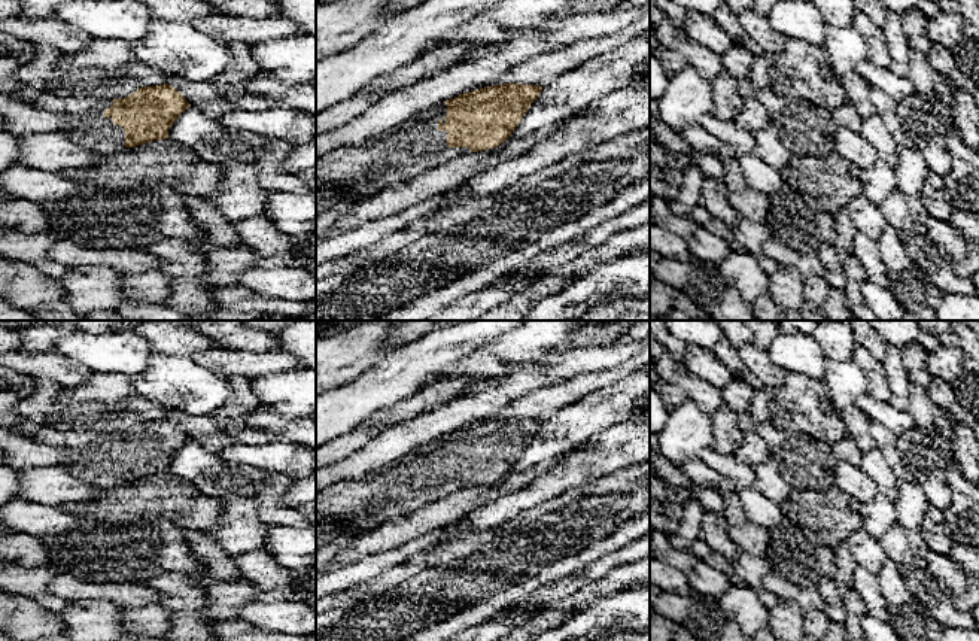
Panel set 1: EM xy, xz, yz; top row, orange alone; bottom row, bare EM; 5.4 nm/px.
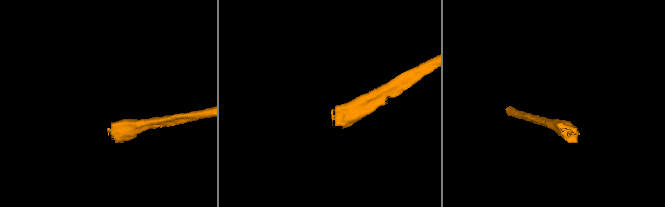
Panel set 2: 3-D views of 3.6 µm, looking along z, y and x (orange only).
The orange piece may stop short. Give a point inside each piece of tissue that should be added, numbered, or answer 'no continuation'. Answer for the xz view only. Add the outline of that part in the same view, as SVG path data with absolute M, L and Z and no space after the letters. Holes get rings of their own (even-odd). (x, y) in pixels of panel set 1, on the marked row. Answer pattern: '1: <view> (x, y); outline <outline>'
1: xz (398, 155); outline M447 104L434 106L417 112L408 121L393 127L361 146L347 146L331 151L316 160L316 186L332 183L350 194L355 201L376 195L387 188L407 183L416 176L426 173L450 160L471 154L469 148L449 148L447 131L438 130L438 119L446 125Z

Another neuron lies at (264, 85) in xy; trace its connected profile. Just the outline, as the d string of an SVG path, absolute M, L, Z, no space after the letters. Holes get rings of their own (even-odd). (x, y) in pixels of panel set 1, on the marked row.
M268 73L258 75L237 85L238 91L277 100L280 107L291 107L316 116L316 85L288 85Z

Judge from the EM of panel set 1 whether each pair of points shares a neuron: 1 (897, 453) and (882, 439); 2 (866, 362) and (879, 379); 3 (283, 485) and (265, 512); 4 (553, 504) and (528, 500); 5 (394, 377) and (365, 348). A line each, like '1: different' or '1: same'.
1: same
2: same
3: same
4: different
5: different

